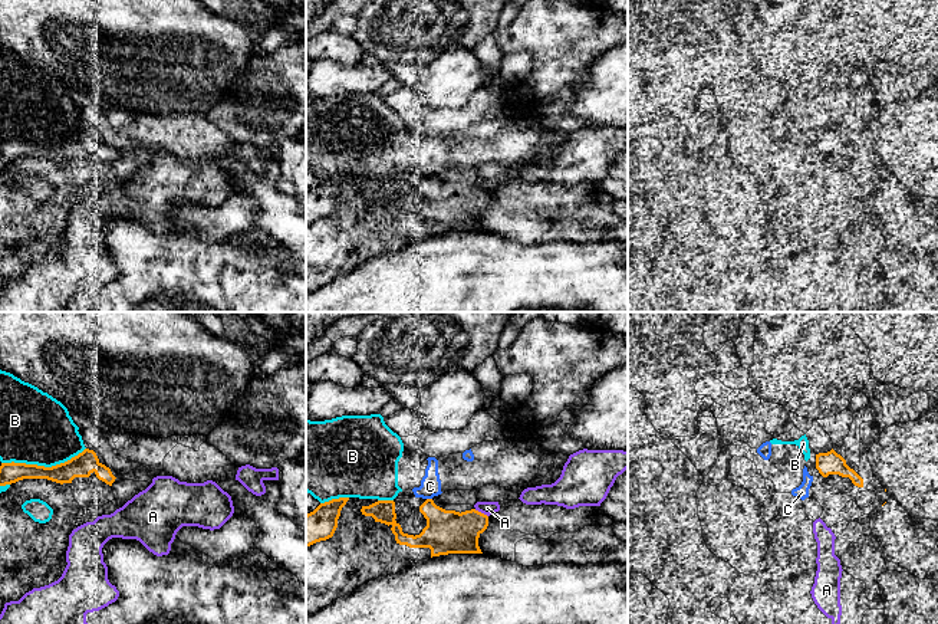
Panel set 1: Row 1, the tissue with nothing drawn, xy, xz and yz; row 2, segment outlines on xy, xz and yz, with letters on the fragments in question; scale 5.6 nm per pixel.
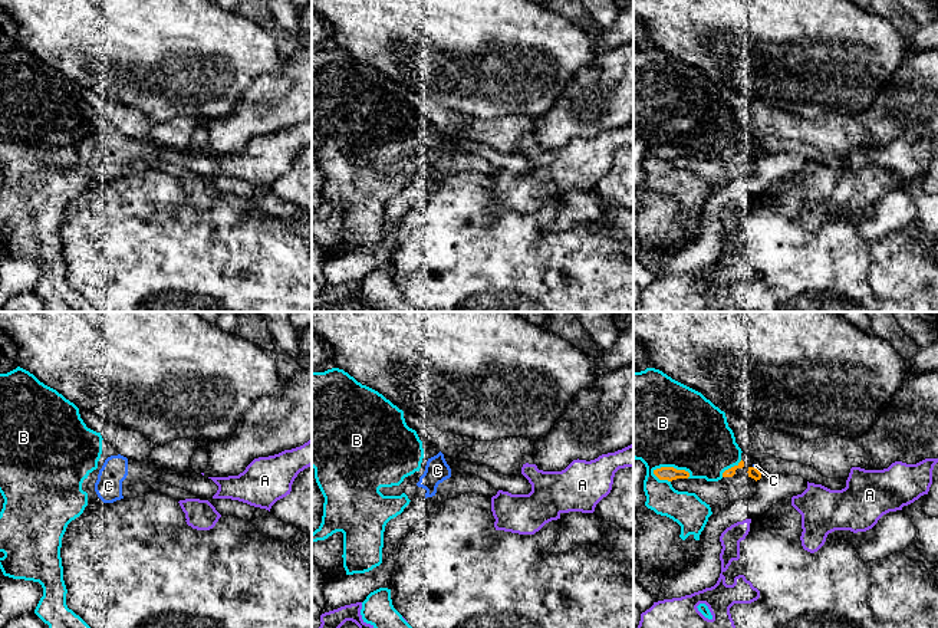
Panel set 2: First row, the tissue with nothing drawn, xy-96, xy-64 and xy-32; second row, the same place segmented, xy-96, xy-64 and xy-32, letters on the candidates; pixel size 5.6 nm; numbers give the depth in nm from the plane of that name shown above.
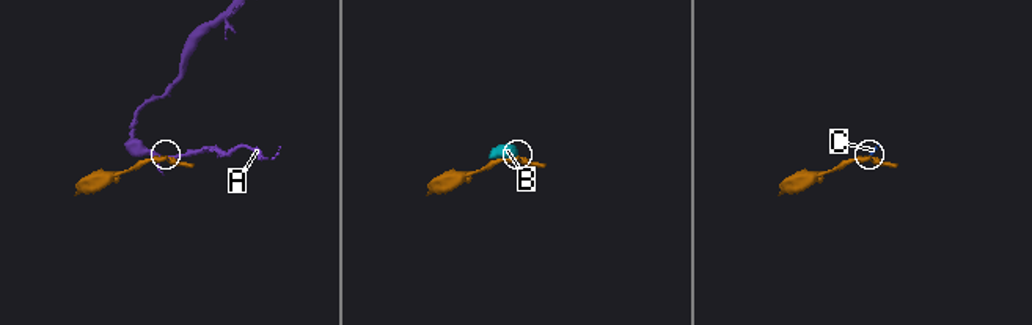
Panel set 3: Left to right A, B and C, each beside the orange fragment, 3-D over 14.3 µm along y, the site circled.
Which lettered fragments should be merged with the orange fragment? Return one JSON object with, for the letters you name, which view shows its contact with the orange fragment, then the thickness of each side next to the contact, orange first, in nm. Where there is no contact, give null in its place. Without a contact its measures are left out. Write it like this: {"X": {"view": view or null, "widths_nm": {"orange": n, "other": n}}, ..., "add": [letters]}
{"add": []}

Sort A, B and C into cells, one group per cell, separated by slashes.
A / B C

